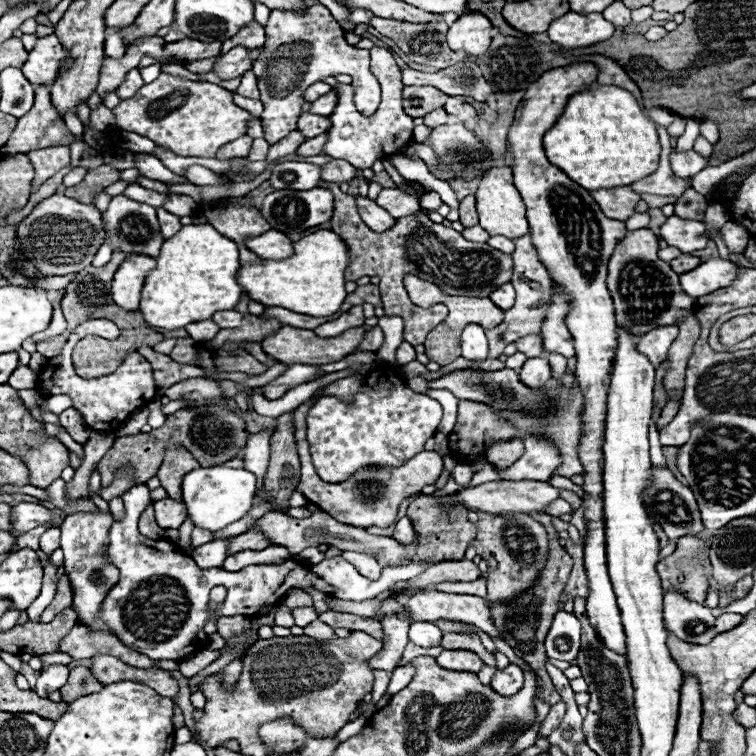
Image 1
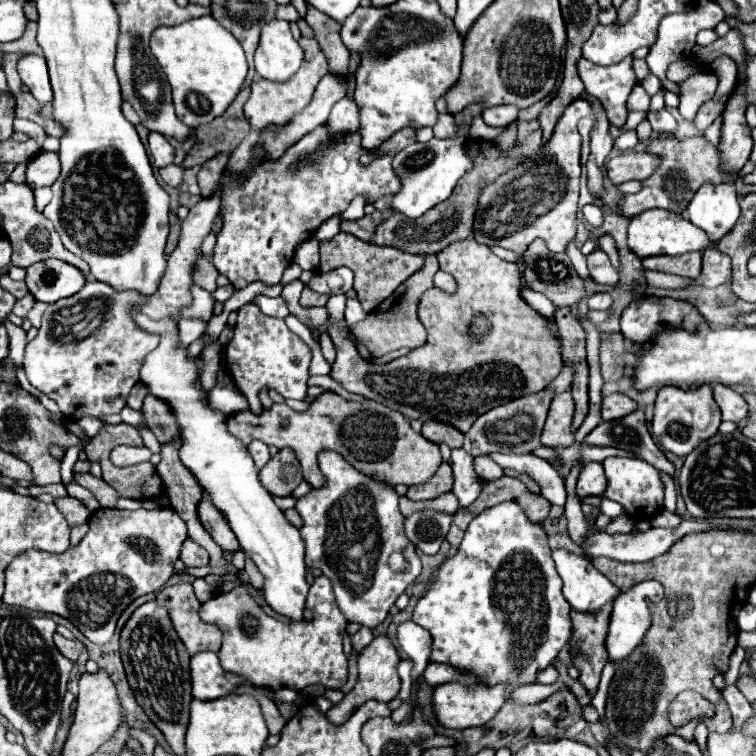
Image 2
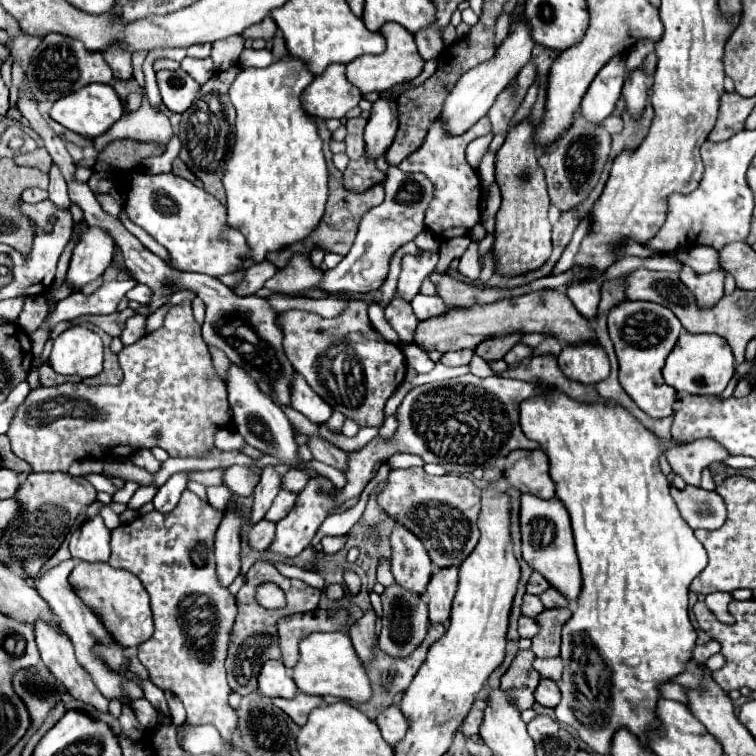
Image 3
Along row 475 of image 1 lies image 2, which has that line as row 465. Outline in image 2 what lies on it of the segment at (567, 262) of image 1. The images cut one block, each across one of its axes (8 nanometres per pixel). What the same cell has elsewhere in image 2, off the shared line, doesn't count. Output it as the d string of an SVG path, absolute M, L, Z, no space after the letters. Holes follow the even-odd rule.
M590 462L584 464L578 476L578 484L576 484L576 494L580 498L586 496L602 496L604 494L604 486L606 486L606 474L602 464L598 462Z

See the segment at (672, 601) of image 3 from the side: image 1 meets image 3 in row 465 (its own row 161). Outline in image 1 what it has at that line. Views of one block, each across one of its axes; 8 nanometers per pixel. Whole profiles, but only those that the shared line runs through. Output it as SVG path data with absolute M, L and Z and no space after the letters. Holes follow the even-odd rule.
M598 86L568 98L558 122L544 134L548 160L586 190L628 186L658 168L660 142L656 124L644 116L632 92Z

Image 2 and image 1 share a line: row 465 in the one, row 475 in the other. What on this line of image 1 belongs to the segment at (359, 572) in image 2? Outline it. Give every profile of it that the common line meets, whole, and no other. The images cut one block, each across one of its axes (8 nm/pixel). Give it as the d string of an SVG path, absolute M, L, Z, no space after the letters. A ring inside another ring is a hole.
M378 364L364 382L364 388L354 396L352 406L346 406L334 396L322 396L308 412L308 442L314 468L318 476L326 482L340 482L346 480L352 472L366 464L386 464L386 466L400 466L416 452L424 450L428 438L436 434L436 428L442 420L442 406L426 394L412 392L406 386L402 374L392 366Z

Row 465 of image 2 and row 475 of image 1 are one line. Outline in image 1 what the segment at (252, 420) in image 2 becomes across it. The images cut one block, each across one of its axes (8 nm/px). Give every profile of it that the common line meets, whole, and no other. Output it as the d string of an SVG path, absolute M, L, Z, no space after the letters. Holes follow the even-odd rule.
M314 398L306 400L304 404L300 404L294 410L294 428L297 452L302 462L302 476L300 482L296 486L296 492L304 494L312 504L316 504L320 510L328 512L330 516L334 516L338 522L342 524L350 524L350 526L360 526L360 528L368 528L368 526L378 526L378 528L386 528L396 520L396 510L400 506L400 502L412 494L422 492L424 486L434 484L440 474L442 474L442 456L438 452L420 452L414 458L410 458L406 464L402 464L400 468L390 468L390 466L366 466L356 470L348 480L344 482L324 482L320 480L320 476L316 474L310 454L308 454L307 426L306 417L310 406L314 404Z

